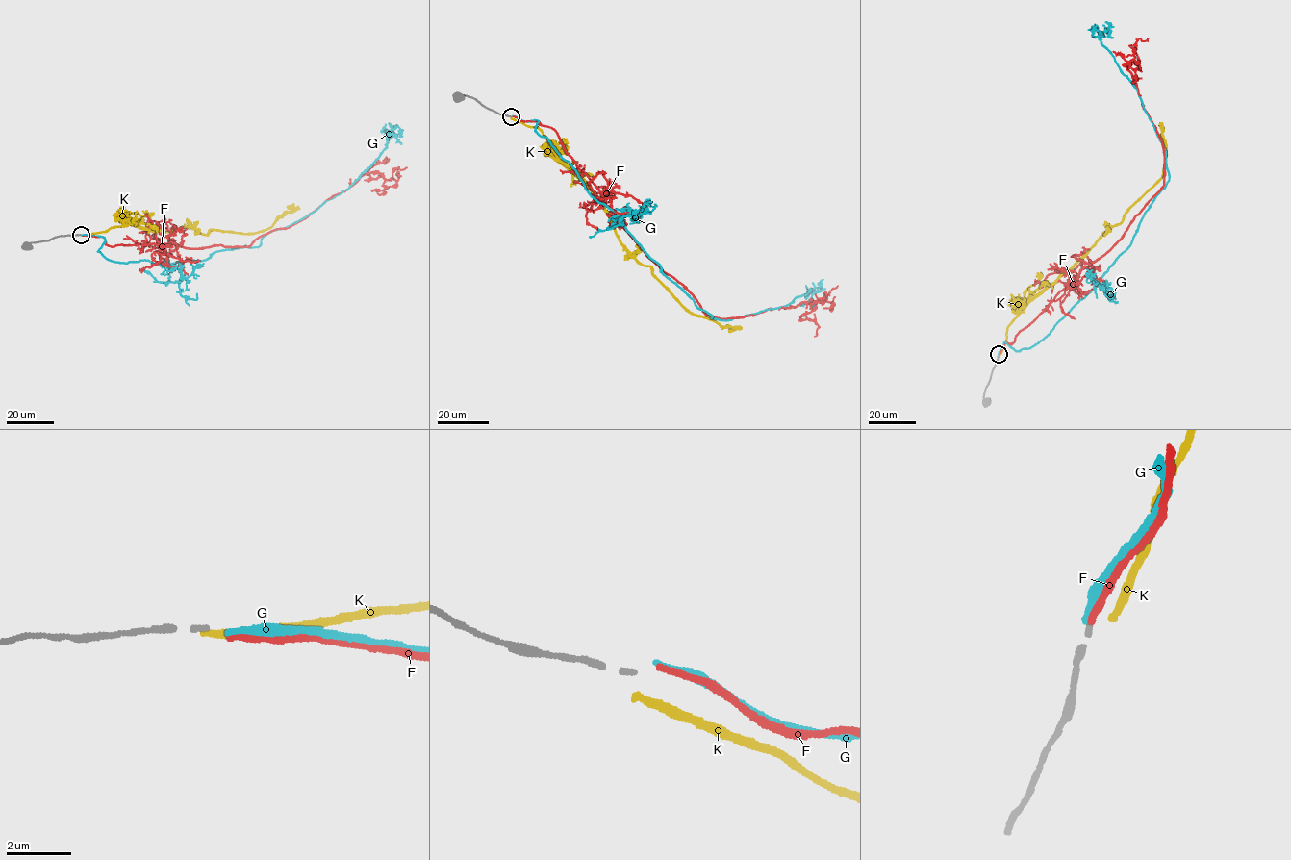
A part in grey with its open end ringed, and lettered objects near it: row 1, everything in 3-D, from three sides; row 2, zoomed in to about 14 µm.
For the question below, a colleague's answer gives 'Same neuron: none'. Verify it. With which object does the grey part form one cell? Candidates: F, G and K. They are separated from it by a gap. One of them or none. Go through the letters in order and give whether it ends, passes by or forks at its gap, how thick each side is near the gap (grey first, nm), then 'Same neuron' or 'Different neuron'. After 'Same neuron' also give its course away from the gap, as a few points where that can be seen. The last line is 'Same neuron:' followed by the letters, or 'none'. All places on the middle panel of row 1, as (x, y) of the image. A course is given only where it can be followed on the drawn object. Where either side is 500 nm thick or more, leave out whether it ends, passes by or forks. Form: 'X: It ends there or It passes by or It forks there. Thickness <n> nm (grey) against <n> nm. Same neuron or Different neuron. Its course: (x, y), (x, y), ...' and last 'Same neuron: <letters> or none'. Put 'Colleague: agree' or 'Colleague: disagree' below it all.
F: It ends there. Thickness 100 nm (grey) against 200 nm. Different neuron
G: It ends there. Thickness 100 nm (grey) against 170 nm. Different neuron
K: It ends there. Thickness 100 nm (grey) against 240 nm. Different neuron
Same neuron: none
Colleague: agree

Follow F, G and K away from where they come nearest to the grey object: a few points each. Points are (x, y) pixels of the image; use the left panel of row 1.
F: (82, 235), (114, 246), (244, 247), (307, 217), (362, 175), (382, 175), (367, 174), (383, 160)
G: (82, 235), (104, 237), (98, 252), (125, 263), (169, 265), (257, 247), (345, 190), (391, 130), (402, 137)
K: (81, 235), (129, 224), (163, 233), (190, 227), (206, 235), (210, 230), (254, 234), (299, 208)

